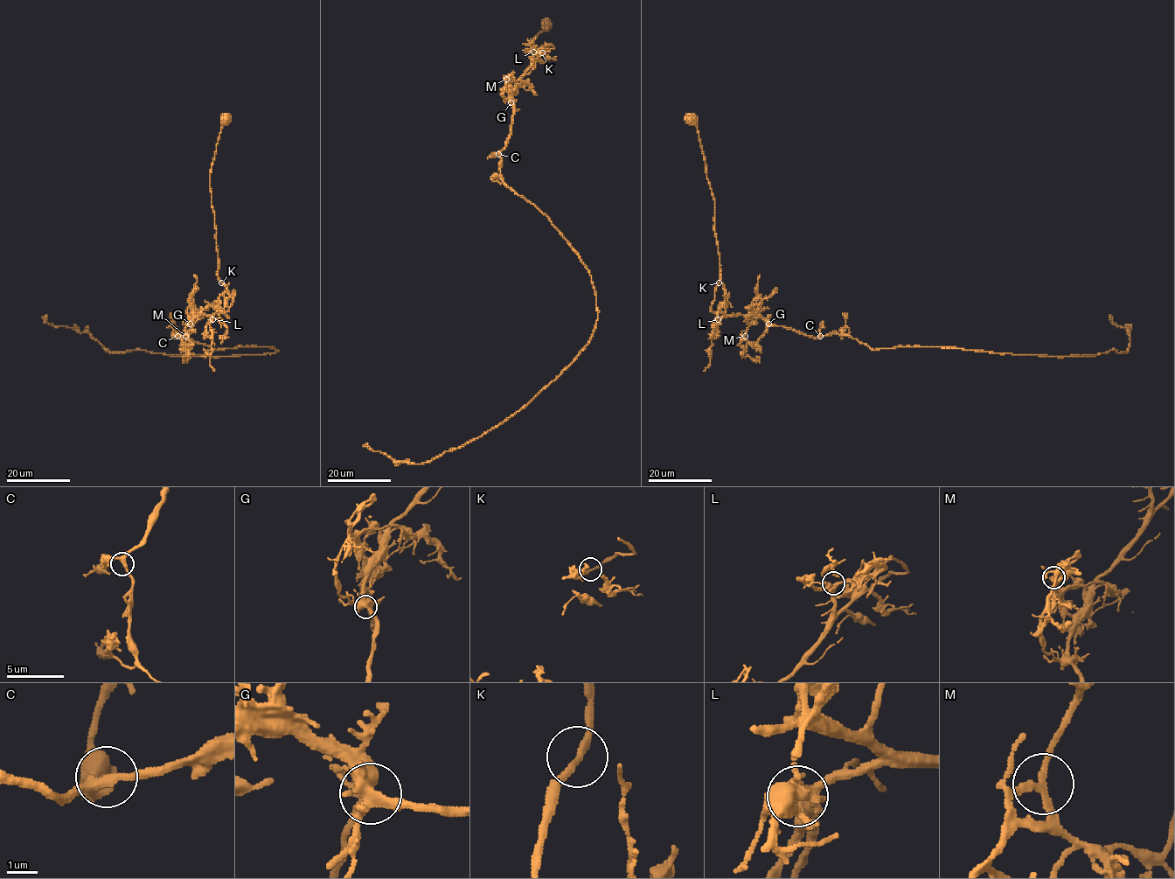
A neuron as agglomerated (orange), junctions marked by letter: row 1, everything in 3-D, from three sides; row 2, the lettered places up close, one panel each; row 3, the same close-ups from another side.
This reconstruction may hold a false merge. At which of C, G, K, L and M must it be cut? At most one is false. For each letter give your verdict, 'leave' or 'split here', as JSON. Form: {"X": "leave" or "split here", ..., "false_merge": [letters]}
{"C": "leave", "G": "leave", "K": "leave", "L": "leave", "M": "leave", "false_merge": []}

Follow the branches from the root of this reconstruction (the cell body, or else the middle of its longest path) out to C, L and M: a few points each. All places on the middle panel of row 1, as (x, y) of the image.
C: (546, 24), (531, 40), (531, 47), (538, 53), (554, 48), (549, 44), (515, 86), (511, 136), (498, 154)
L: (546, 24), (531, 40), (531, 47), (537, 48), (538, 53), (554, 48), (549, 44), (534, 59), (533, 52)
M: (546, 24), (531, 40), (531, 47), (538, 53), (554, 48), (549, 44), (517, 81), (509, 83), (506, 79)

